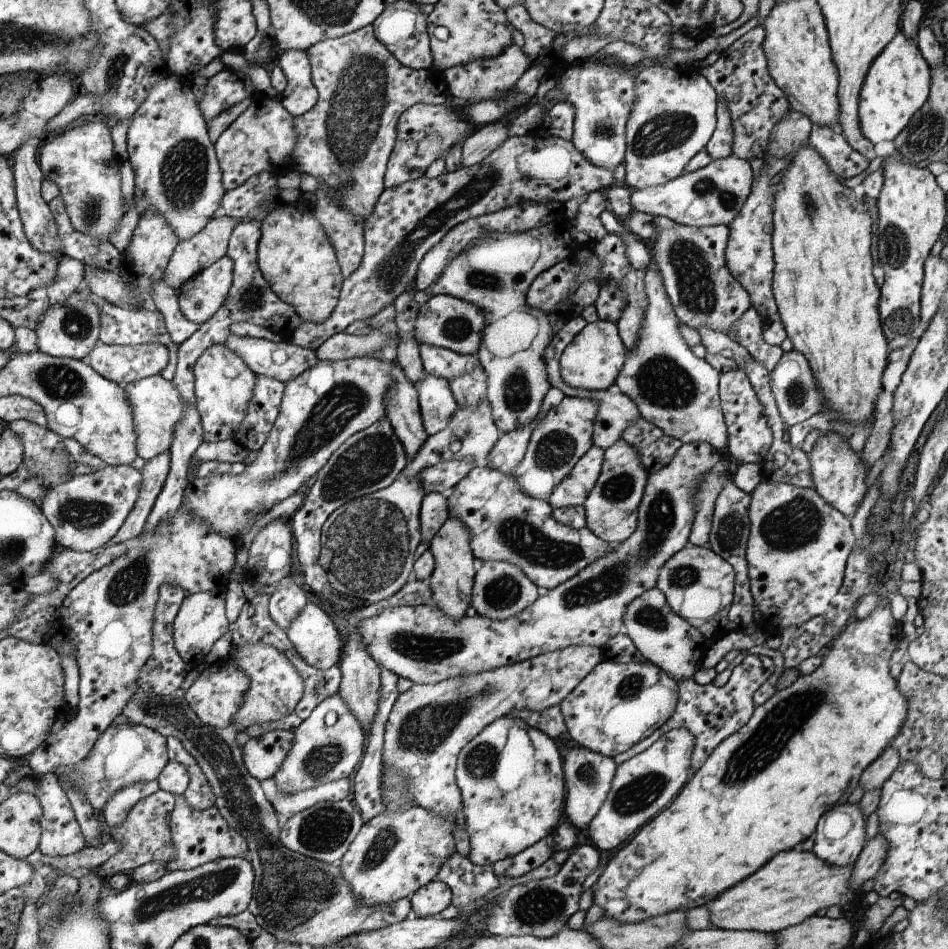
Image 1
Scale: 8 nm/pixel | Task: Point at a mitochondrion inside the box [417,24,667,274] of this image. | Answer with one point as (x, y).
(602, 129)

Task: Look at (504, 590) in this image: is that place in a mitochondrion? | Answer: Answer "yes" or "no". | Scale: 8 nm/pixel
yes

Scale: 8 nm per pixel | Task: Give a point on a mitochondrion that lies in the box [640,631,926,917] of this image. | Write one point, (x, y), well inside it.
(780, 726)

